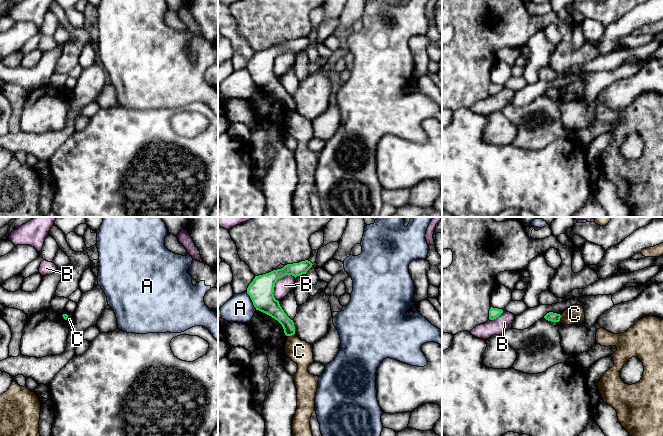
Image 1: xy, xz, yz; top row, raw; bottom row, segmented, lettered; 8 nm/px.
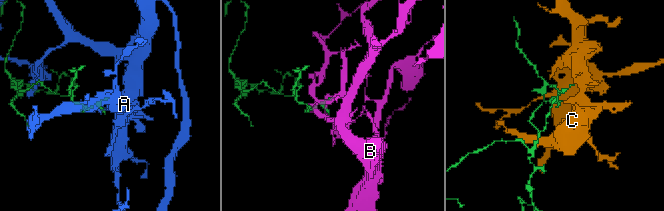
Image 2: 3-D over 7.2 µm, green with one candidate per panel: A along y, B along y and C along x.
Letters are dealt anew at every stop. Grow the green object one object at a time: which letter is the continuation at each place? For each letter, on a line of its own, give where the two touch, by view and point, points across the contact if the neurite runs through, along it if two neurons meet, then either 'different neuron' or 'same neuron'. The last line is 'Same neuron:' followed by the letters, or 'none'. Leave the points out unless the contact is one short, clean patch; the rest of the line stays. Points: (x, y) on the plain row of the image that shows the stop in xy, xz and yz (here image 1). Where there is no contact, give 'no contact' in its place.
A: meets green in xz at (252, 77); different neuron
B: meets green in xz at (275, 58); border along xz (293, 51), (283, 51), (275, 59), (273, 72), (278, 77); different neuron
C: meets green in yz at (560, 93); border along yz (561, 91), (558, 97); different neuron
Same neuron: none

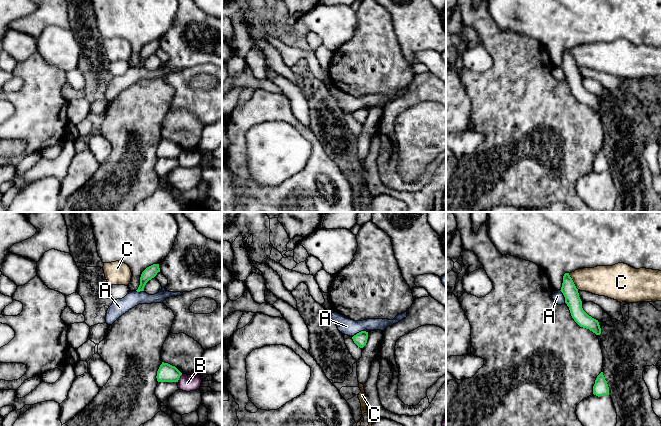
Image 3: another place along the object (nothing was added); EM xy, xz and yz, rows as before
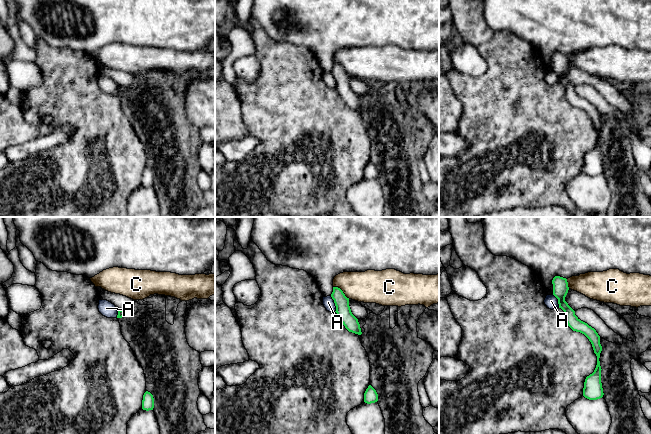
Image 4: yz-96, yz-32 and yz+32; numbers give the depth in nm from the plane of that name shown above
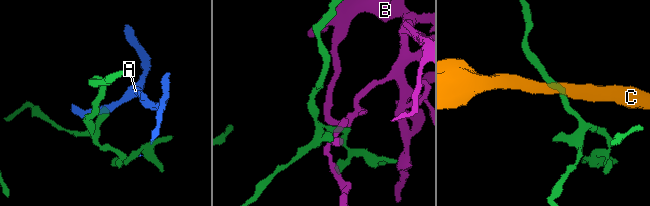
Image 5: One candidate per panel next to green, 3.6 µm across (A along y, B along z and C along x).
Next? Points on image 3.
A: meets green in xz at (359, 108); border along xz (367, 107), (359, 107), (352, 113); different neuron
B: meets green in xy at (179, 153); different neuron
C: meets green in yz at (572, 57); border along yz (568, 49), (578, 65); different neuron
Same neuron: none

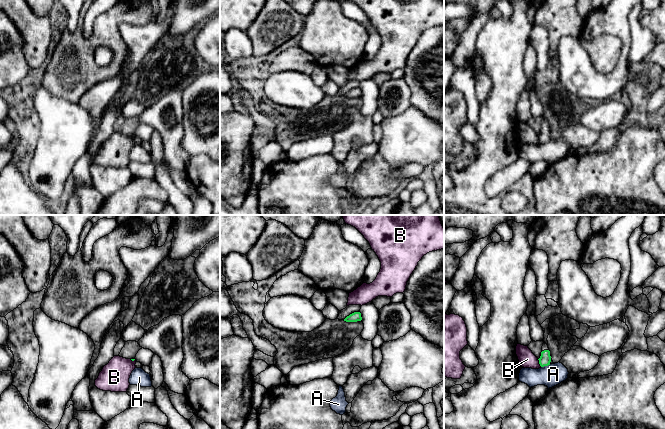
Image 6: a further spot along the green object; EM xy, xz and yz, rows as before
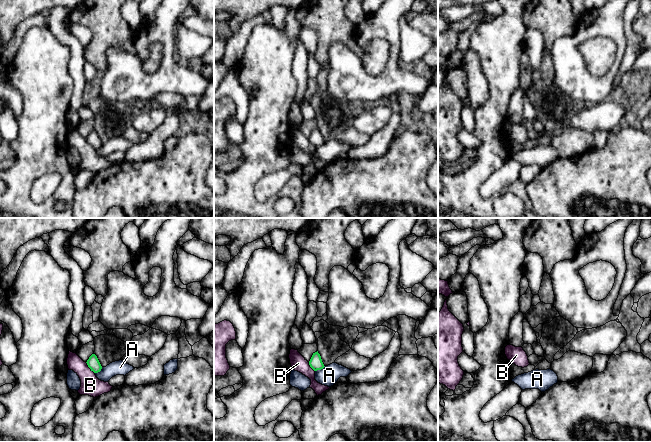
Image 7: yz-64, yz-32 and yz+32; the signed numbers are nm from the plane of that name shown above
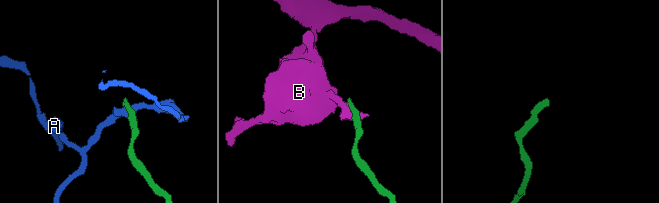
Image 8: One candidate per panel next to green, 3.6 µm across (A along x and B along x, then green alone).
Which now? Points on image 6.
A: meets green in yz at (545, 141); border along yz (550, 140), (541, 143); different neuron
B: meets green in yz at (539, 139); different neuron
Same neuron: none

